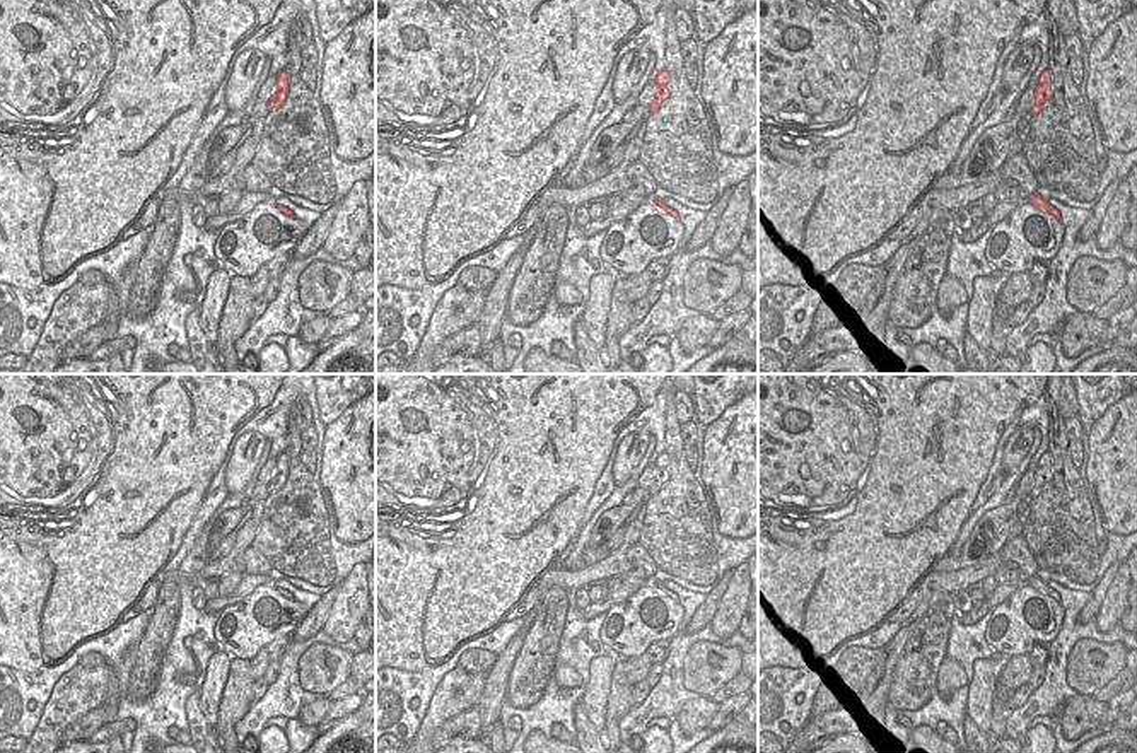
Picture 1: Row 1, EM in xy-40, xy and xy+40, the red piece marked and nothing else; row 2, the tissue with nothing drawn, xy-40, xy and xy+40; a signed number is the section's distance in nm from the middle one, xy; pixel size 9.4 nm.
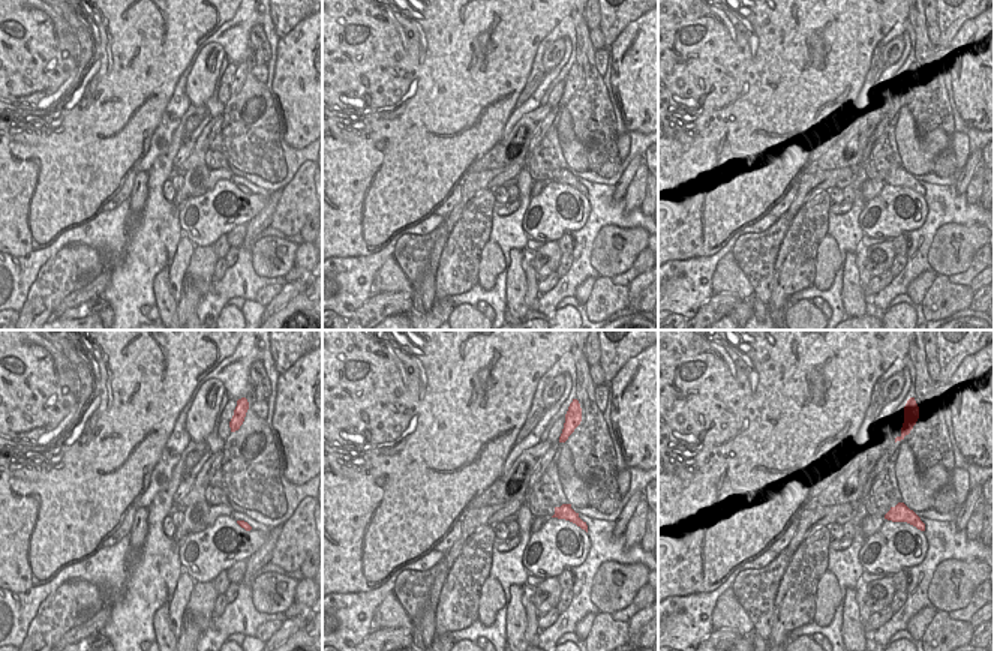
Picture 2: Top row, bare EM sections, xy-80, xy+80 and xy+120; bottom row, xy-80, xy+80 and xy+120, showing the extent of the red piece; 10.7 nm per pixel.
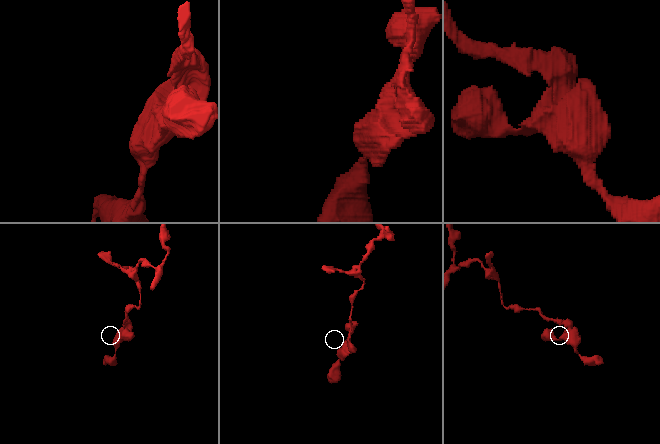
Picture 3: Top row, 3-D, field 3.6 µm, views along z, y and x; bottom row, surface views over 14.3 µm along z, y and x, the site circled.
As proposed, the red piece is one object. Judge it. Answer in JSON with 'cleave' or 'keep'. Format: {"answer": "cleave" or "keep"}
{"answer": "keep"}

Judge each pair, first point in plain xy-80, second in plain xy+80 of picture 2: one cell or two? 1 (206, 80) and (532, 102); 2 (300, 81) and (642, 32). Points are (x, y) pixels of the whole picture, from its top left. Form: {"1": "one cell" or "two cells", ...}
{"1": "two cells", "2": "one cell"}

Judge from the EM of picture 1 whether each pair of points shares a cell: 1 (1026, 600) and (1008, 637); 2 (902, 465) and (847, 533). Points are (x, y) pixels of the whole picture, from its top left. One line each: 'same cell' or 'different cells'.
1: same cell
2: same cell

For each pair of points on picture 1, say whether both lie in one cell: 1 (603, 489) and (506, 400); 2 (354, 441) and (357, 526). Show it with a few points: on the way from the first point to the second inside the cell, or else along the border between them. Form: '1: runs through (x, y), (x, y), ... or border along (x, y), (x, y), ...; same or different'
1: border along (612, 444), (608, 461), (581, 519); different
2: runs through (357, 461), (357, 506); same

